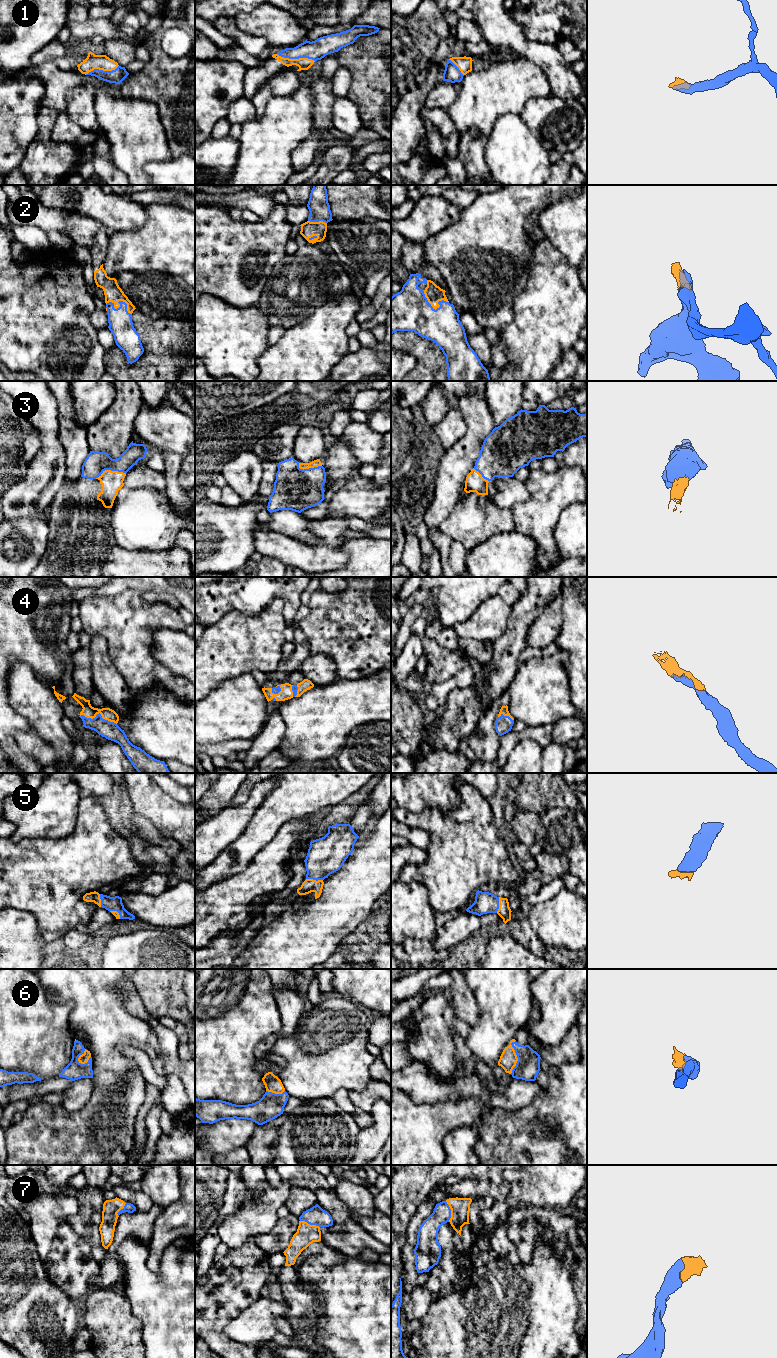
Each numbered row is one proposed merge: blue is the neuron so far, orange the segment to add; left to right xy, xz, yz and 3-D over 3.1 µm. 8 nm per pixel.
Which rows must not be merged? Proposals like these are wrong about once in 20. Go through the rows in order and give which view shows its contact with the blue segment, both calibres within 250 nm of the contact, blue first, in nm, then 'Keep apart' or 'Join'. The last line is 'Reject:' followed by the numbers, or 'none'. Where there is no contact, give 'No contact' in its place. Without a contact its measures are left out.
1: Touches blue in xz. Thickness 160 nm (blue) against 100 nm. Join
2: Touches blue in xy. Thickness 190 nm (blue) against 150 nm. Join
3: Touches blue in xy. Thickness 180 nm (blue) against 180 nm. Join
4: Touches blue in xy. Thickness 140 nm (blue) against 100 nm. Join
5: Touches blue in xz. Thickness 300 nm (blue) against 110 nm. Join
6: Touches blue in yz. Thickness 190 nm (blue) against 140 nm. Join
7: Touches blue in yz. Thickness 160 nm (blue) against 160 nm. Join
Reject: none

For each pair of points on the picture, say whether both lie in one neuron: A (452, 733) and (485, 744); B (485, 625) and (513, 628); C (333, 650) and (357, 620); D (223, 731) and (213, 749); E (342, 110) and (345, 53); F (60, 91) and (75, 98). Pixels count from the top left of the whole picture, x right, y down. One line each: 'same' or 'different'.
A: different
B: different
C: same
D: different
E: different
F: different

